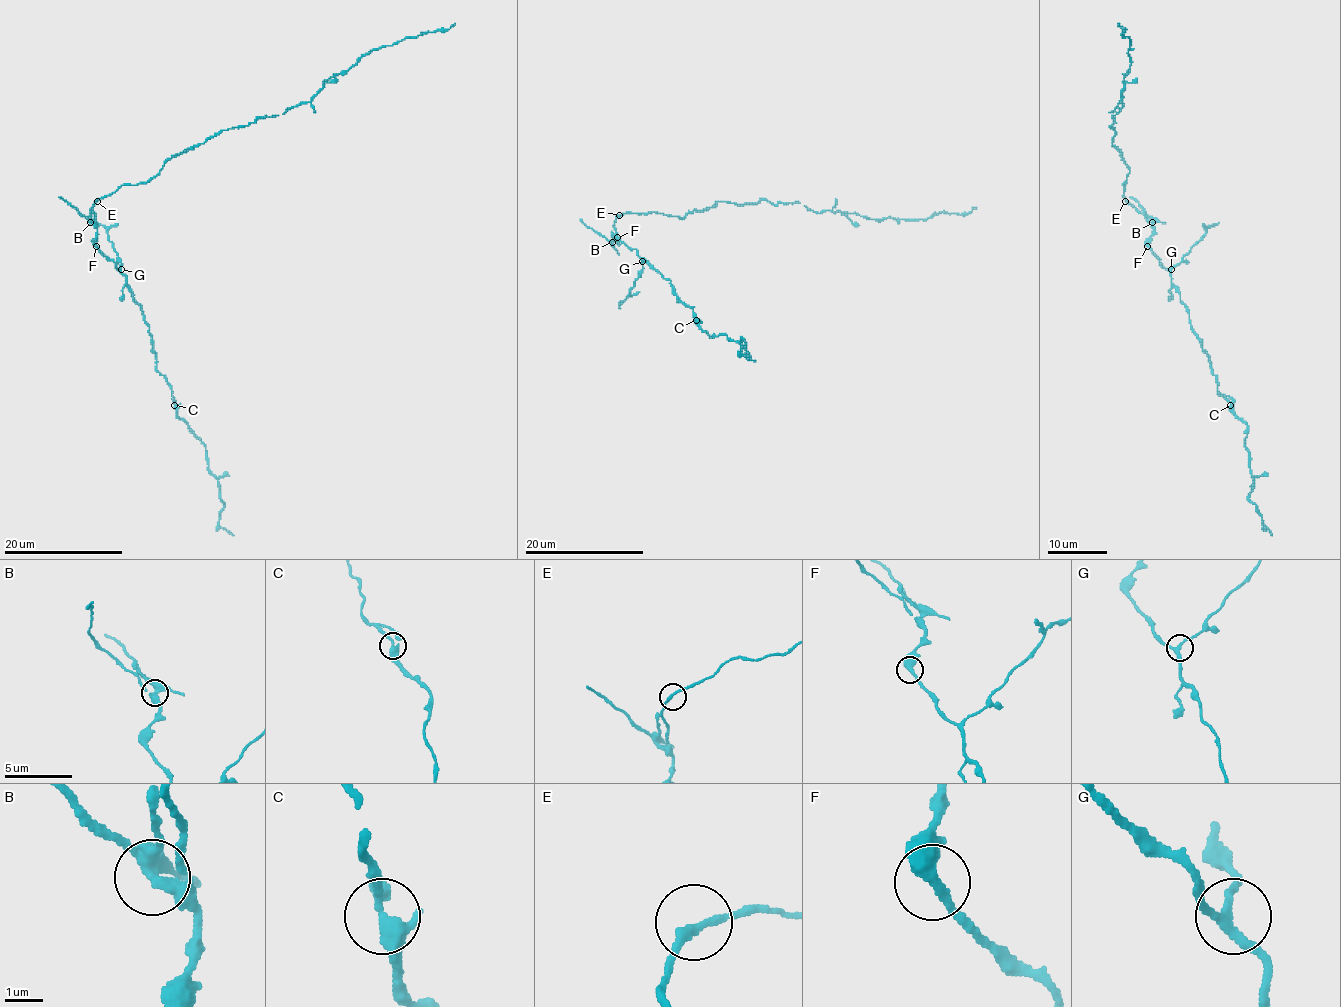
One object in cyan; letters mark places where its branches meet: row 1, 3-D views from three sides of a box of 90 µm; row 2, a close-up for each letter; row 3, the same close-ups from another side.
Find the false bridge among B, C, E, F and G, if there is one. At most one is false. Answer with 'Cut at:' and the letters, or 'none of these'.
Cut at: B

